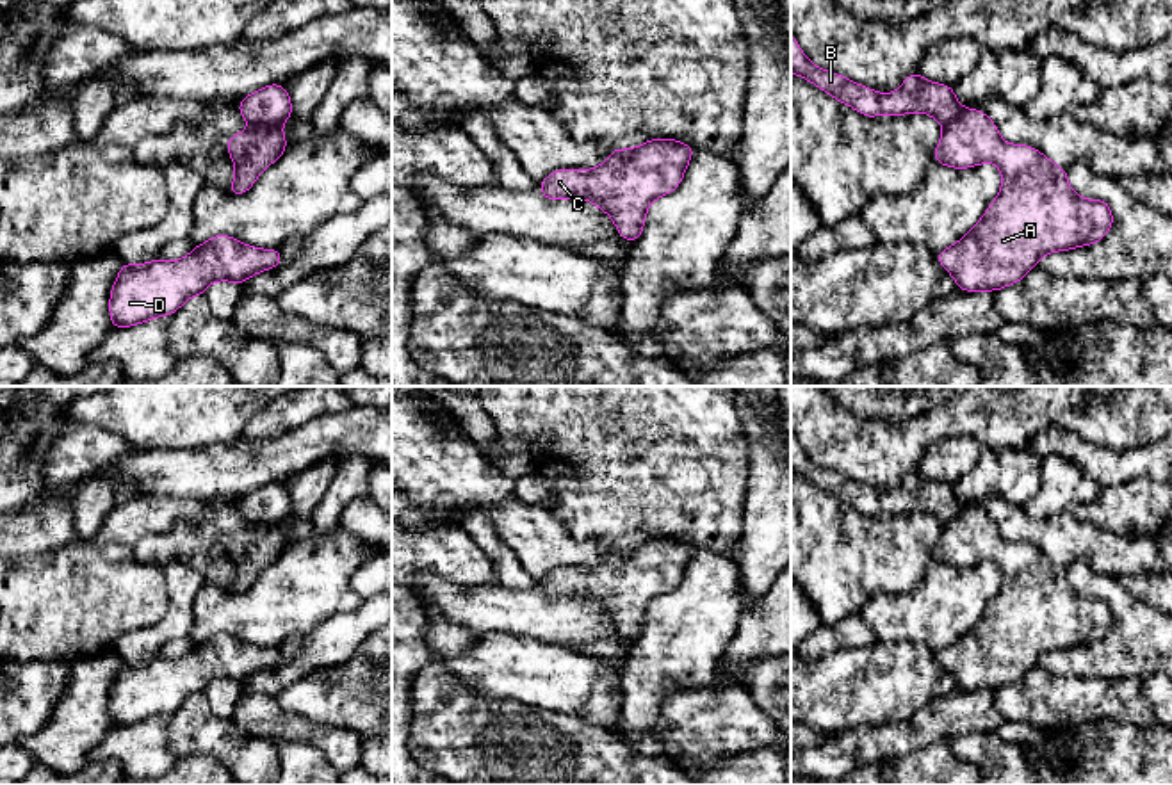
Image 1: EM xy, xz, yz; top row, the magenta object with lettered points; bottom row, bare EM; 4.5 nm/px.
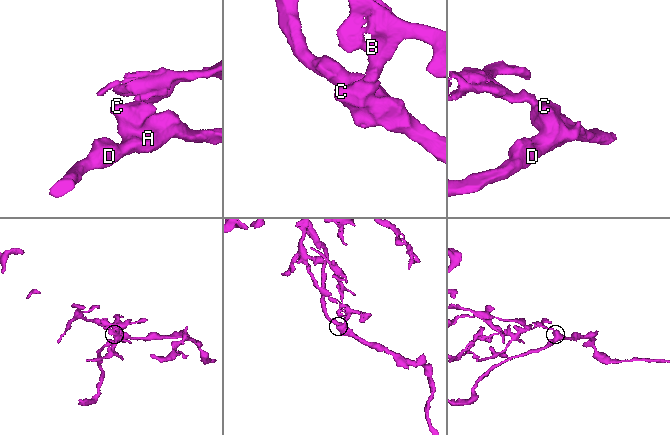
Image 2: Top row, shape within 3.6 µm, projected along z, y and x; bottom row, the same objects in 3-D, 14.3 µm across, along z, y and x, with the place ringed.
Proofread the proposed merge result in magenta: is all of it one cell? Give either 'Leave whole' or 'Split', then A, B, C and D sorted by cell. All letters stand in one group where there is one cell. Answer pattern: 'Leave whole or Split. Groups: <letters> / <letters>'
Split. Groups: A C D / B

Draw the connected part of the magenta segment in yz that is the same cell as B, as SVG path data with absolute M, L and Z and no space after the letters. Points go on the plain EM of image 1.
M793 431L791 472L803 475L837 500L850 504L866 516L924 511L939 518L944 525L964 509L951 484L930 481L923 477L919 470L907 473L898 490L880 493L878 490L851 481L834 470L816 466L802 450Z

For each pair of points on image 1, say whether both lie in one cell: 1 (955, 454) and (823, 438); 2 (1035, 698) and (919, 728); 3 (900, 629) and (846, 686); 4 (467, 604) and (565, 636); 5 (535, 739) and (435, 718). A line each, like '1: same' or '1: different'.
1: different
2: different
3: different
4: same
5: same

